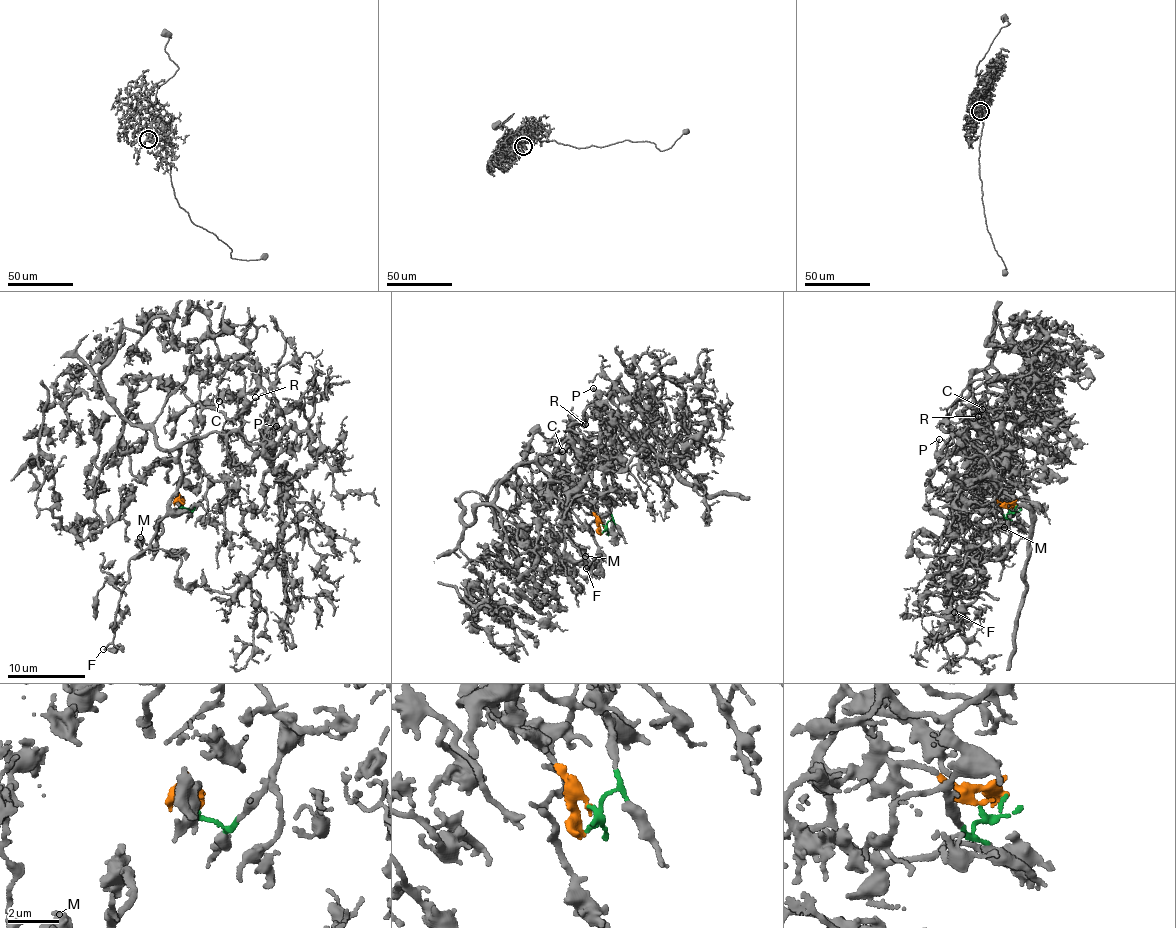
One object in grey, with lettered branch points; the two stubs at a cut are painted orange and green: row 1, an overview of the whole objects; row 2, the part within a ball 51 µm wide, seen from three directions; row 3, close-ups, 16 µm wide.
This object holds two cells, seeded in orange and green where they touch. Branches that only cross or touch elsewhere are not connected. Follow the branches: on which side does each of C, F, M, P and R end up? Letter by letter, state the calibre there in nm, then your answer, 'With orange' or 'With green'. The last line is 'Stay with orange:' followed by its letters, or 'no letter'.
C: Thickness 130 nm. With green
F: Thickness 150 nm. With orange
M: Thickness 280 nm. With orange
P: Thickness 160 nm. With green
R: Thickness 150 nm. With green
Stay with orange: F, M

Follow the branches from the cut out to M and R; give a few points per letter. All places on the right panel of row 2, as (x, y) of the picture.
M: (1008, 507), (990, 496), (968, 497), (960, 501), (962, 514), (952, 526), (960, 529), (978, 523), (1005, 527)
R: (1008, 509), (1005, 516), (999, 490), (985, 491), (982, 477), (1010, 443), (991, 428), (968, 425), (978, 415)

